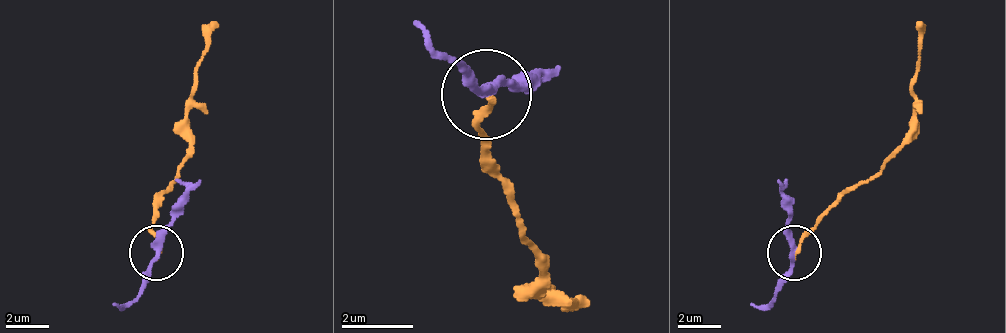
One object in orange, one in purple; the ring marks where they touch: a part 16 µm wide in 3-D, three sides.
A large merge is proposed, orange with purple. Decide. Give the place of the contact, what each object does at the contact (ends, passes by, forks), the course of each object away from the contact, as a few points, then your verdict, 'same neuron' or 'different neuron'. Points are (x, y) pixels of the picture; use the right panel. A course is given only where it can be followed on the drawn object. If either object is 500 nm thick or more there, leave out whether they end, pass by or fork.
(794, 252) | orange ends | purple passes by | orange via (798, 251), (798, 240), (890, 153), (912, 126), (918, 39), (923, 23) | purple via (793, 251), (787, 284), (766, 305), (749, 305) | different neuron

